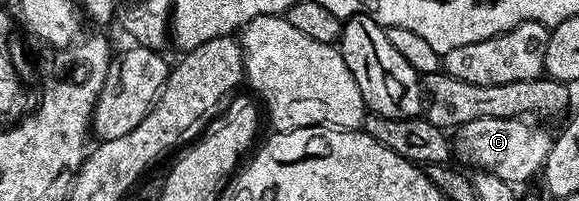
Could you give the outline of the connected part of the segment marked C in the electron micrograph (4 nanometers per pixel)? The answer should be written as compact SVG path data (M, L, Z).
M515 117L481 118L465 123L453 134L454 157L460 158L464 162L462 163L464 167L476 166L474 168L476 171L501 176L501 180L506 182L512 184L527 182L534 174L536 177L542 171L553 141L552 131L547 131L545 127L538 126L535 122L539 123L526 117Z

